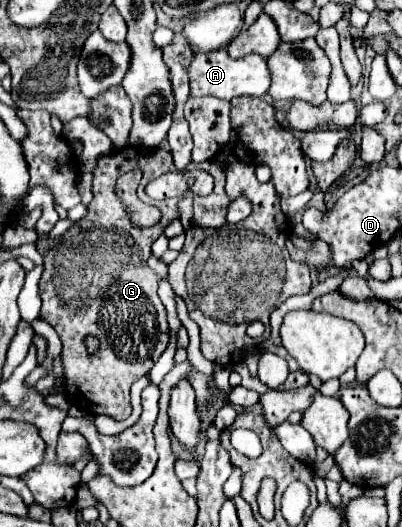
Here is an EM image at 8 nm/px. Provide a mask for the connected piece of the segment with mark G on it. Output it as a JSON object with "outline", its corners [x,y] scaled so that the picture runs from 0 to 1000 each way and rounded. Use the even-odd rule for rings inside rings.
{"outline":[[[313,277],[279,296],[259,296],[244,304],[234,319],[234,345],[229,345],[229,383],[219,387],[219,402],[209,414],[179,425],[149,452],[90,455],[90,471],[109,486],[109,516],[100,528],[100,565],[104,588],[100,603],[144,630],[154,645],[154,691],[159,691],[159,736],[164,751],[179,767],[219,786],[259,786],[284,797],[313,797],[328,782],[323,770],[323,732],[358,710],[373,706],[383,687],[403,676],[423,649],[423,622],[418,622],[418,596],[393,565],[393,539],[383,528],[378,509],[368,505],[368,490],[378,486],[378,459],[408,440],[408,433],[430,417],[428,398],[413,406],[423,414],[400,417],[378,433],[333,433],[308,402],[303,380],[284,368],[284,349],[299,330],[323,326],[343,311],[378,311],[378,307],[428,307],[428,292],[393,285],[383,292],[348,296],[338,281]],[[219,634],[244,638],[249,668],[239,676],[214,672],[209,641]]]}

